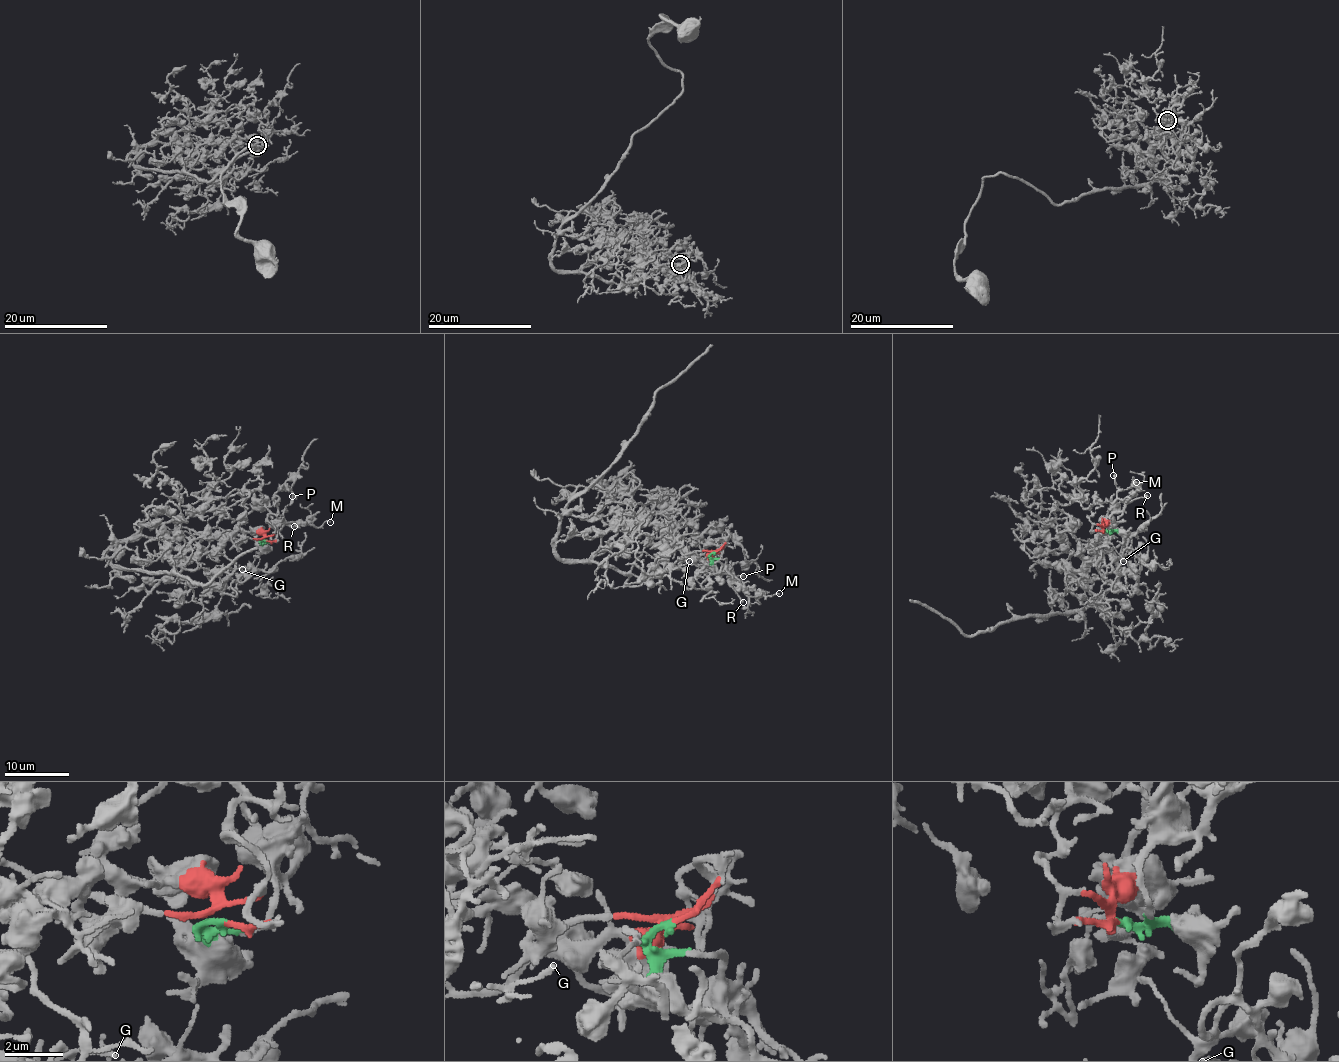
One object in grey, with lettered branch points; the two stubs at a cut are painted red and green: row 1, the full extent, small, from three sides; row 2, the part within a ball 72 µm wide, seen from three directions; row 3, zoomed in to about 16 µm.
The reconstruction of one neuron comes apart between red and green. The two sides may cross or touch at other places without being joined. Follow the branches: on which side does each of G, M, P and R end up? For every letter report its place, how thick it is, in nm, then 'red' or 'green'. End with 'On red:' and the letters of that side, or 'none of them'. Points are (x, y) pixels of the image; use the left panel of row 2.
G: (242, 569) | 140 nm | red
M: (330, 522) | 130 nm | green
P: (292, 496) | 200 nm | green
R: (294, 526) | 190 nm | green
On red: G

